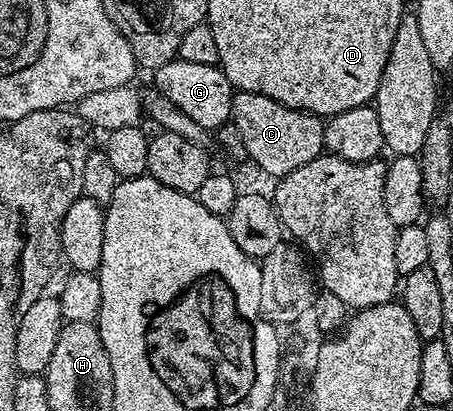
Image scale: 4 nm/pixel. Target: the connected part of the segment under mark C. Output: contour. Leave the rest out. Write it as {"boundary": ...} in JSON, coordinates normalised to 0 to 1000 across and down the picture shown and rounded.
{"boundary":[[[514,221],[512,287],[508,294],[525,307],[525,326],[534,326],[534,345],[543,353],[543,382],[558,389],[592,428],[616,433],[658,414],[658,404],[675,404],[675,394],[693,394],[717,367],[717,294],[689,273],[660,273],[656,263],[636,263],[623,248],[605,248],[605,238],[587,238],[558,224]]]}

